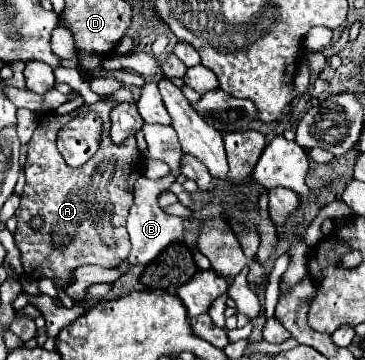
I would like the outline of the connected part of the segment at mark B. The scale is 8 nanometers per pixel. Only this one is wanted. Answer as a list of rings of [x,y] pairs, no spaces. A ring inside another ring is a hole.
[[[179,161],[179,169],[177,171],[169,171],[165,177],[161,179],[147,179],[141,177],[135,185],[135,201],[131,205],[131,213],[129,213],[129,221],[127,221],[127,229],[129,229],[129,237],[131,237],[131,255],[129,259],[125,259],[119,269],[129,271],[137,265],[147,265],[149,261],[153,261],[163,249],[167,249],[173,243],[181,243],[183,241],[183,233],[185,233],[185,225],[183,225],[183,217],[175,217],[175,215],[167,215],[159,205],[157,199],[161,193],[169,191],[169,187],[175,183],[175,179],[181,175],[181,165],[183,161]]]

